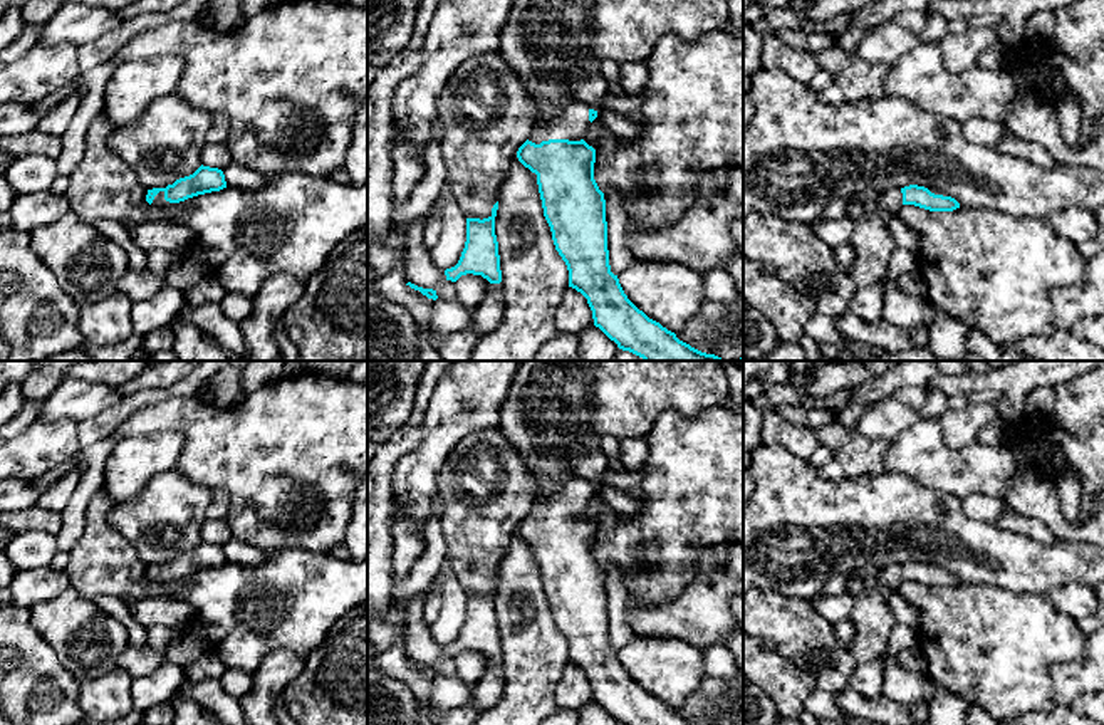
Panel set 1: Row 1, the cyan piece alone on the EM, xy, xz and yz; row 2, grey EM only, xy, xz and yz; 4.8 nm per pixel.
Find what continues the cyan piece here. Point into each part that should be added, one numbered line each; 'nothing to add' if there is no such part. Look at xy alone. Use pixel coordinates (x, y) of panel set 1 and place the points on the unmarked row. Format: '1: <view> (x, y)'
1: xy (158, 578)

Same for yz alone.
1: yz (891, 578)

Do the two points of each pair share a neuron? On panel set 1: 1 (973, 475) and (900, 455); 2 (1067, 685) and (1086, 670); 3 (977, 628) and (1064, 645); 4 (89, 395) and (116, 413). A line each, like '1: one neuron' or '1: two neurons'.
1: one neuron
2: one neuron
3: one neuron
4: two neurons

